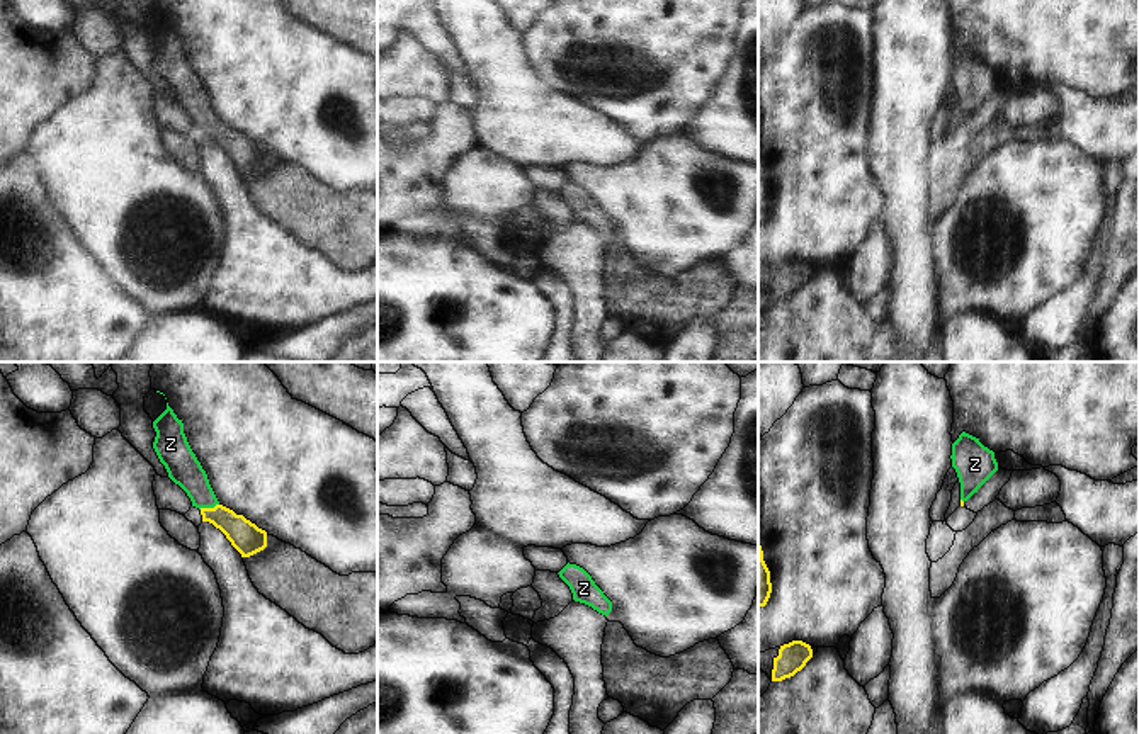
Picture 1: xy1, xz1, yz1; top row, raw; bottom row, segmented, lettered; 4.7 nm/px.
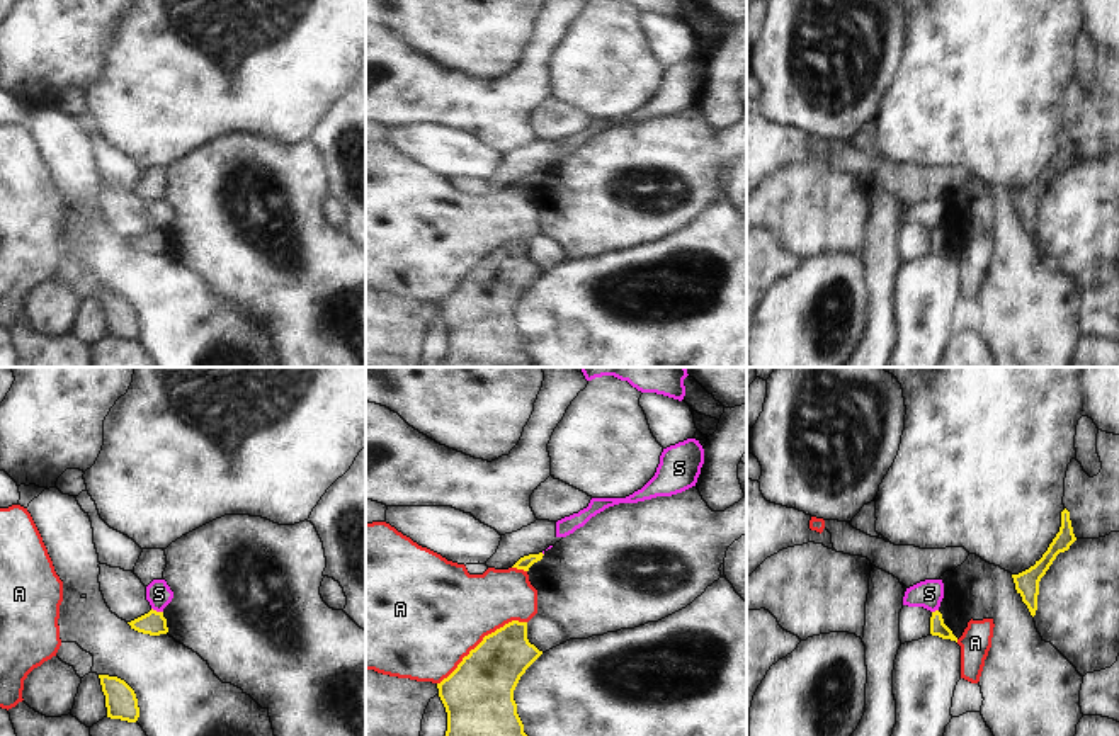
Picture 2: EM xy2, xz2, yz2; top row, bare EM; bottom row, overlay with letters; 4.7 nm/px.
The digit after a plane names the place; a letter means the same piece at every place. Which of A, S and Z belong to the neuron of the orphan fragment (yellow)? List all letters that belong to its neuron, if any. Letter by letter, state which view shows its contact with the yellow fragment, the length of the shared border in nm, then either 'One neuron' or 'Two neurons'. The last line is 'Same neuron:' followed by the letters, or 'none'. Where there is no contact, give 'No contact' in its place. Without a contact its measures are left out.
A: Touches yellow in xz2. Shared border 500 nm. Two neurons
S: Touches yellow in xy2. Shared border 60 nm. Two neurons
Z: Touches yellow in xy1. Shared border 100 nm. One neuron
Same neuron: Z

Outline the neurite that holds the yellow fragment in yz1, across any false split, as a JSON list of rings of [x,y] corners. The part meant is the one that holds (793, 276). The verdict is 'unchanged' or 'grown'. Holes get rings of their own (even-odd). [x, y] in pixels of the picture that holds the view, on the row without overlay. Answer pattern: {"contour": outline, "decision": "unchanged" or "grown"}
{"contour": [[[792,260],[780,265],[779,275],[774,277],[772,301],[782,301],[801,291],[813,277],[813,268],[802,260]]], "decision": "unchanged"}

